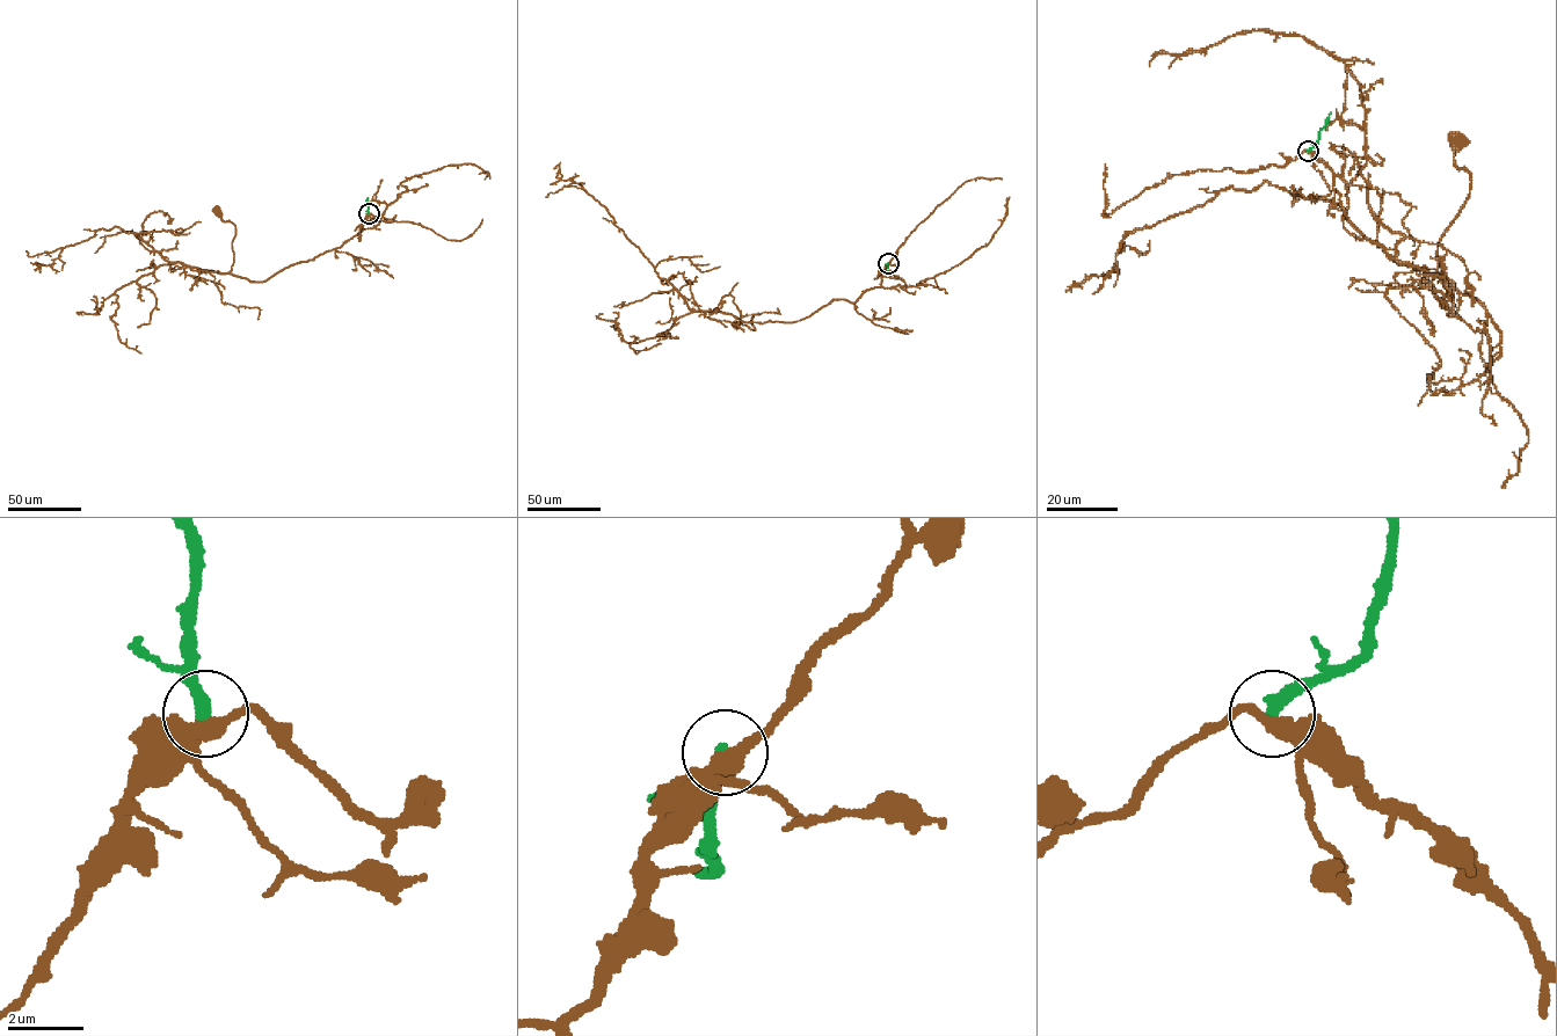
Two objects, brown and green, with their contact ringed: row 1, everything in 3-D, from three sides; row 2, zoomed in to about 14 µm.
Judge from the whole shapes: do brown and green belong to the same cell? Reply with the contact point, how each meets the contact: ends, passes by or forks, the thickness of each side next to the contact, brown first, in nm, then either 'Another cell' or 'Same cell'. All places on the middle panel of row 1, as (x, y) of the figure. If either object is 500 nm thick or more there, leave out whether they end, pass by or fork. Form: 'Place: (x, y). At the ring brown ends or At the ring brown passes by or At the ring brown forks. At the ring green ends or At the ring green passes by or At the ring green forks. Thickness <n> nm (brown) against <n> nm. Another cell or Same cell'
Place: (888, 263). At the ring brown passes by. At the ring green ends. Thickness 440 nm (brown) against 360 nm. Another cell

